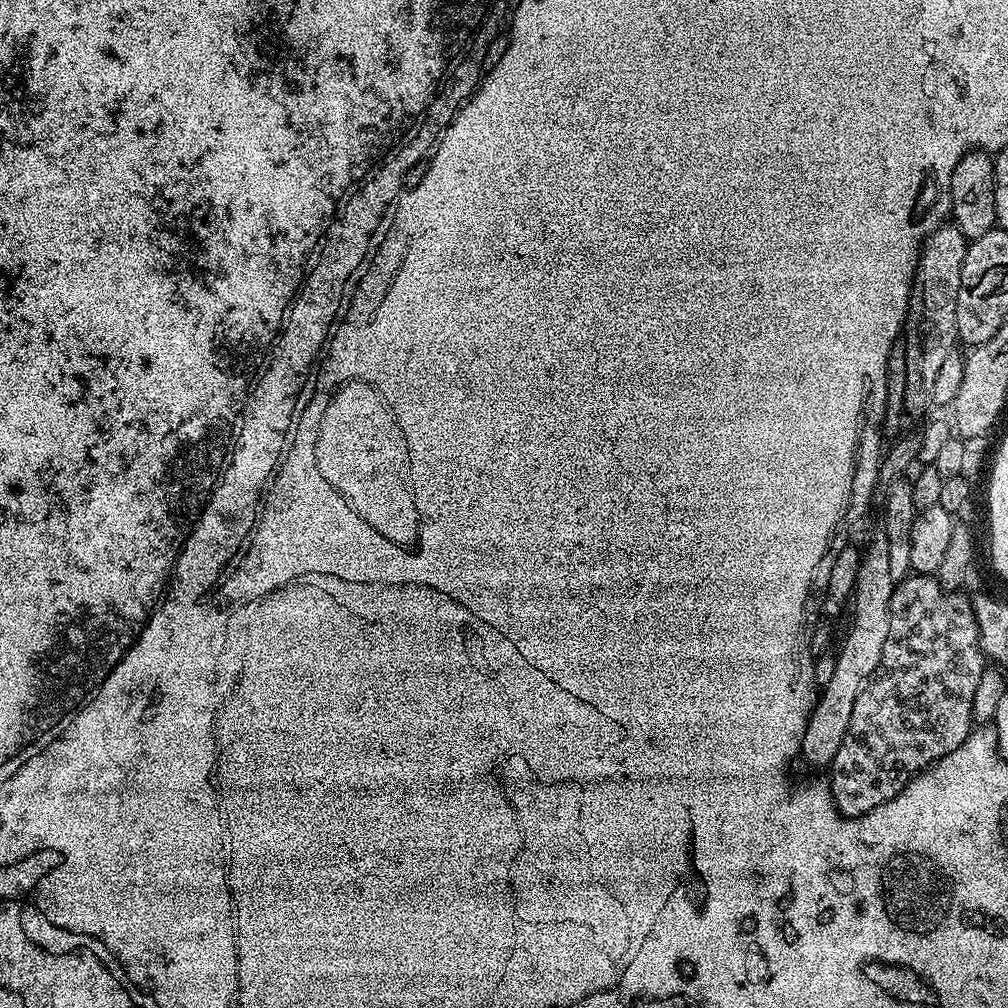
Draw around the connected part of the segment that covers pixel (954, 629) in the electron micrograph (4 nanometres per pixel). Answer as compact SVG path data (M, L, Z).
M912 574L897 583L894 594L890 598L890 638L886 638L886 647L882 650L882 662L862 690L862 694L858 696L858 702L854 704L854 714L850 716L850 726L844 744L840 747L830 765L832 801L835 802L837 810L843 816L865 816L870 810L890 802L920 772L936 763L937 760L942 759L946 754L950 754L958 746L962 746L965 738L974 731L972 718L974 693L978 690L979 680L982 679L986 667L986 657L980 649L978 622L972 609L972 600L960 595L964 594L943 588L939 579L930 574Z

